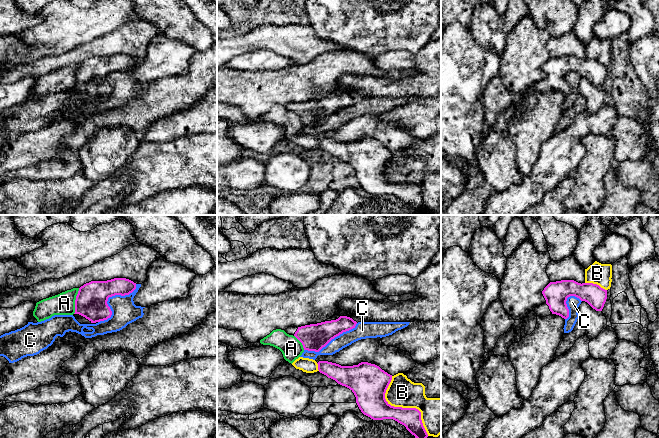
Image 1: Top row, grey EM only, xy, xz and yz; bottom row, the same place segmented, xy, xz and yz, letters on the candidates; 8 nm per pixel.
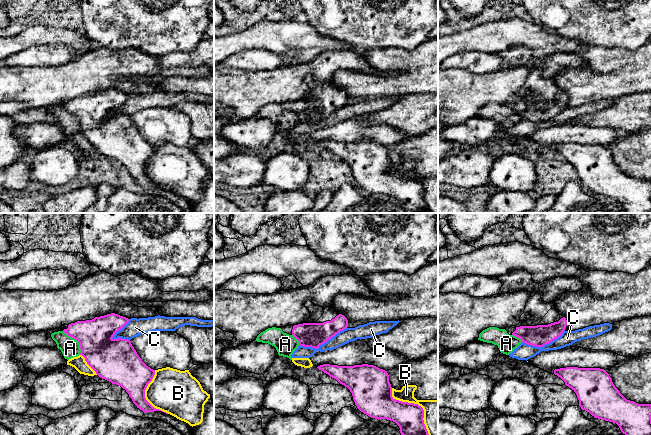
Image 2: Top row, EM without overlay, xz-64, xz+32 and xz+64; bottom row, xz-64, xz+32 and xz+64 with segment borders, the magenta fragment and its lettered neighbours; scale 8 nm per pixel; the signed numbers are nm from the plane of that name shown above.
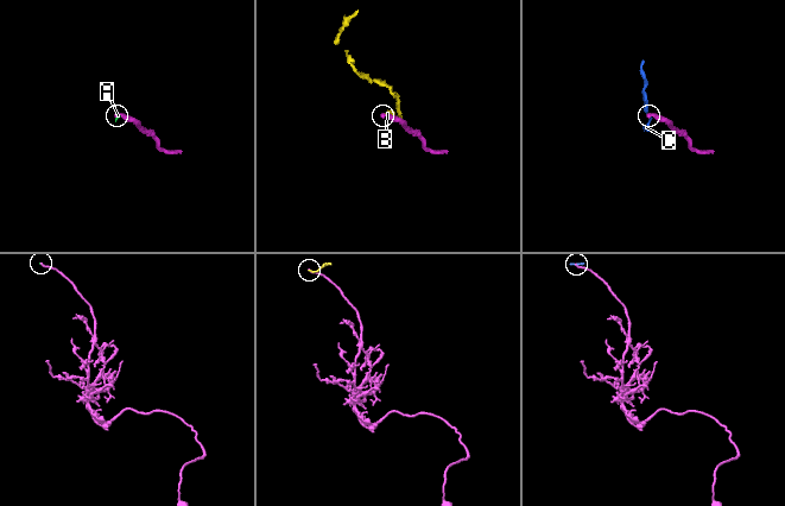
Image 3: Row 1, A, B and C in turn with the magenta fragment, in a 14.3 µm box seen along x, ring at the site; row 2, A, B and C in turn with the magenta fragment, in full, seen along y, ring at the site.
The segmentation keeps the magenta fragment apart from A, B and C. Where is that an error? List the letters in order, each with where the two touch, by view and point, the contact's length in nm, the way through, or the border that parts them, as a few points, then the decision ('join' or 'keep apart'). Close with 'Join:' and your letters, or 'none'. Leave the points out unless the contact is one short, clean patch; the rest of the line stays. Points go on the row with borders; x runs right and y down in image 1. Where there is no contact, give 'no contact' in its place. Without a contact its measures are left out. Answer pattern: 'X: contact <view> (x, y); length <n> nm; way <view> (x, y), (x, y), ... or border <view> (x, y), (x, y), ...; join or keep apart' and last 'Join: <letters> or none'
A: contact xy (75, 301); length 220 nm; border xy (79, 288), (76, 294), (75, 311), (73, 313); keep apart
B: contact xz (403, 408); length 550 nm; keep apart
C: contact xy (108, 297); length 440 nm; keep apart
Join: none

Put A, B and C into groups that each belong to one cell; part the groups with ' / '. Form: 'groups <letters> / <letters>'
groups A B / C

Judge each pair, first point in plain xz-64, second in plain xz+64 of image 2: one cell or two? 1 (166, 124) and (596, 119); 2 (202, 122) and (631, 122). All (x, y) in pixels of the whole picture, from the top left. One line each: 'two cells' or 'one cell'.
1: two cells
2: one cell

